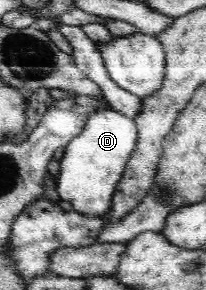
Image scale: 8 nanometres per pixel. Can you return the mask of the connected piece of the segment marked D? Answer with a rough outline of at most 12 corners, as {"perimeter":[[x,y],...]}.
{"perimeter":[[102,94],[65,145],[54,195],[109,213],[137,145],[134,121]]}

